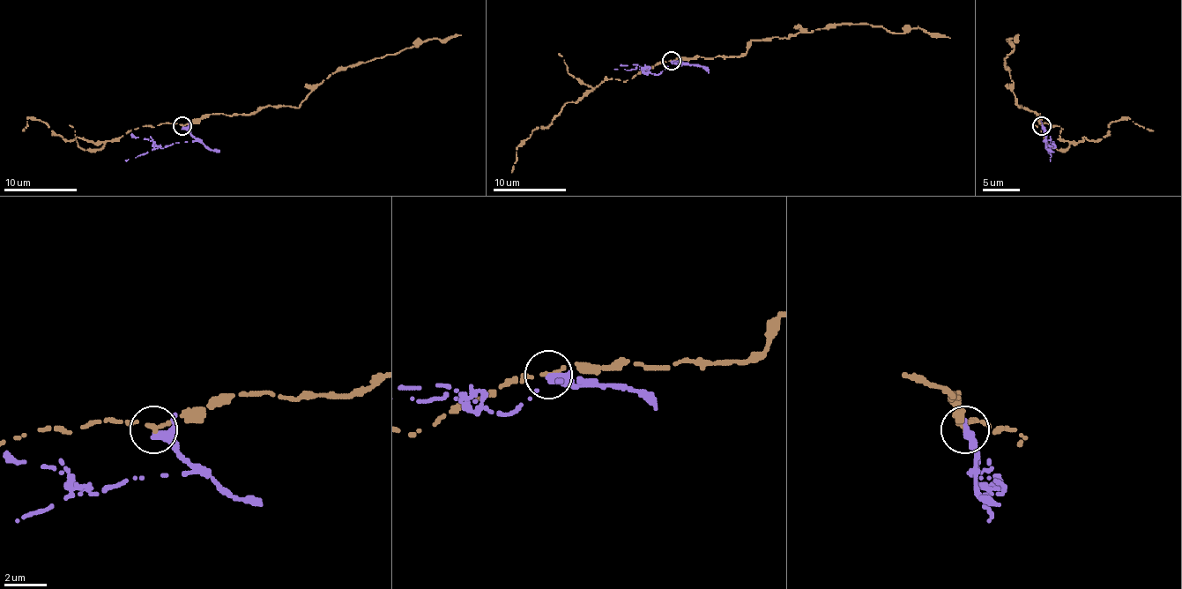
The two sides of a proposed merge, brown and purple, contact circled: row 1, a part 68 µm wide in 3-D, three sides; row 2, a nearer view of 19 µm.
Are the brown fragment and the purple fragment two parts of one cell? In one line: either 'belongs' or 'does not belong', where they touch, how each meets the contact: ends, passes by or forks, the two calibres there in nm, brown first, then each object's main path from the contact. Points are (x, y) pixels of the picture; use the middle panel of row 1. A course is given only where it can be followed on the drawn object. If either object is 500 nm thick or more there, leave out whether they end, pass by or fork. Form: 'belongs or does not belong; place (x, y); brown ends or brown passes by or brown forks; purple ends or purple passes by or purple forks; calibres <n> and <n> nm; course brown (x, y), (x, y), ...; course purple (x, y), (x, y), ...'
does not belong; place (672, 61); brown passes by; purple passes by; calibres 180 and 320 nm; course brown (671, 61), (743, 55), (752, 41), (838, 25), (872, 25), (895, 33), (918, 28), (950, 37); course purple (671, 61), (684, 64), (674, 63), (657, 74), (650, 74), (642, 67), (628, 70), (614, 69)

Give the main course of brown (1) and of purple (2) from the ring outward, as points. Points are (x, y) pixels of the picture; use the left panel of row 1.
1: (182, 126), (211, 114), (254, 114), (263, 106), (298, 108), (323, 80), (349, 66), (461, 34)
2: (182, 126), (195, 139), (167, 145), (125, 160)

